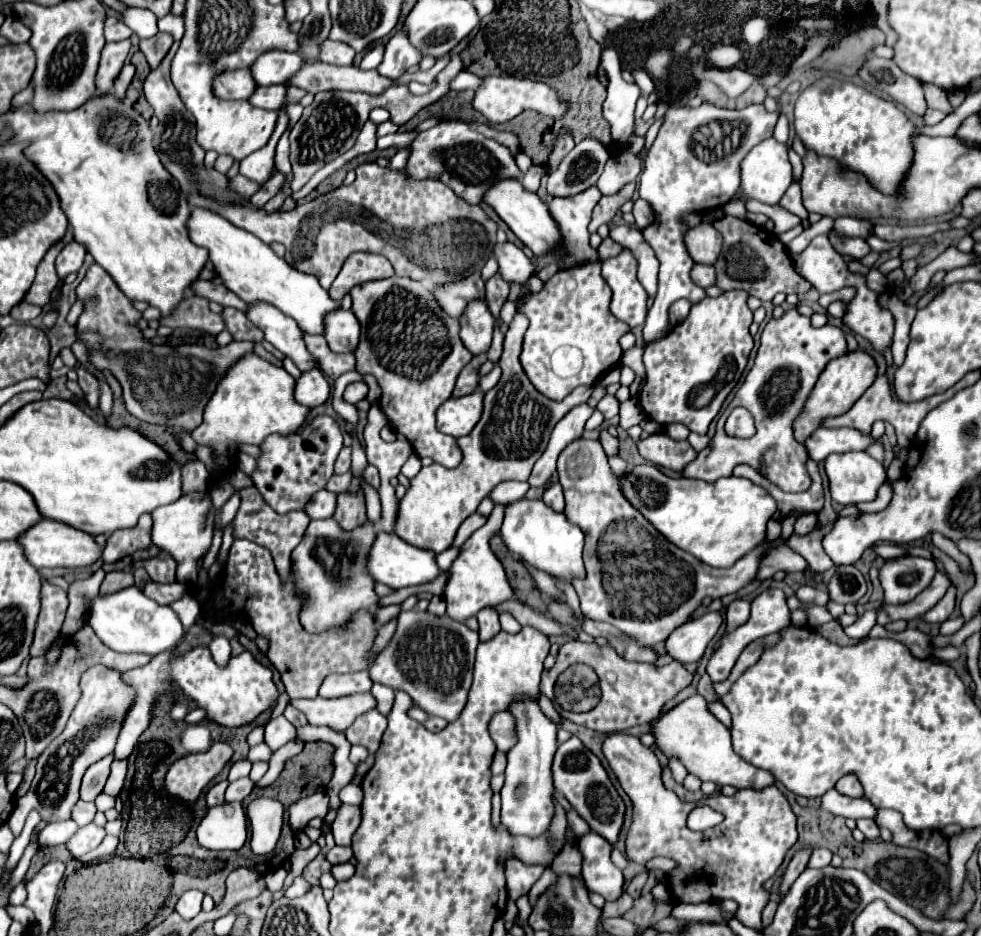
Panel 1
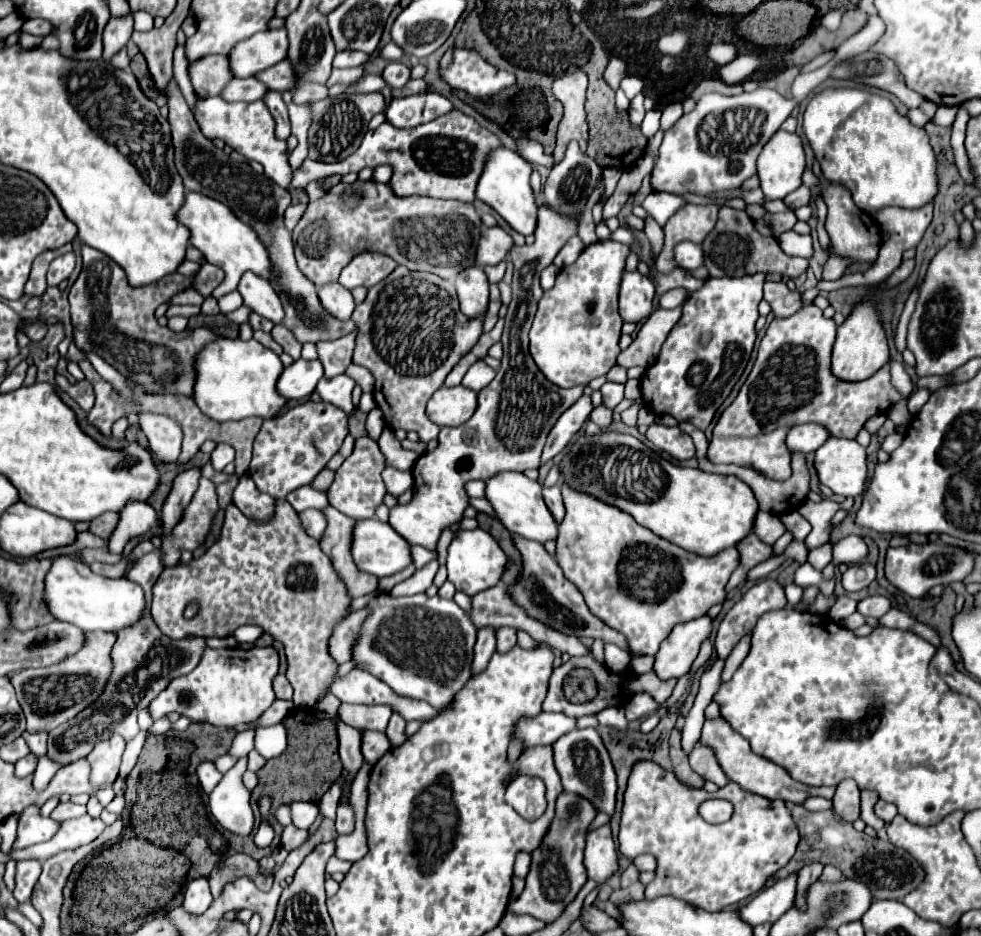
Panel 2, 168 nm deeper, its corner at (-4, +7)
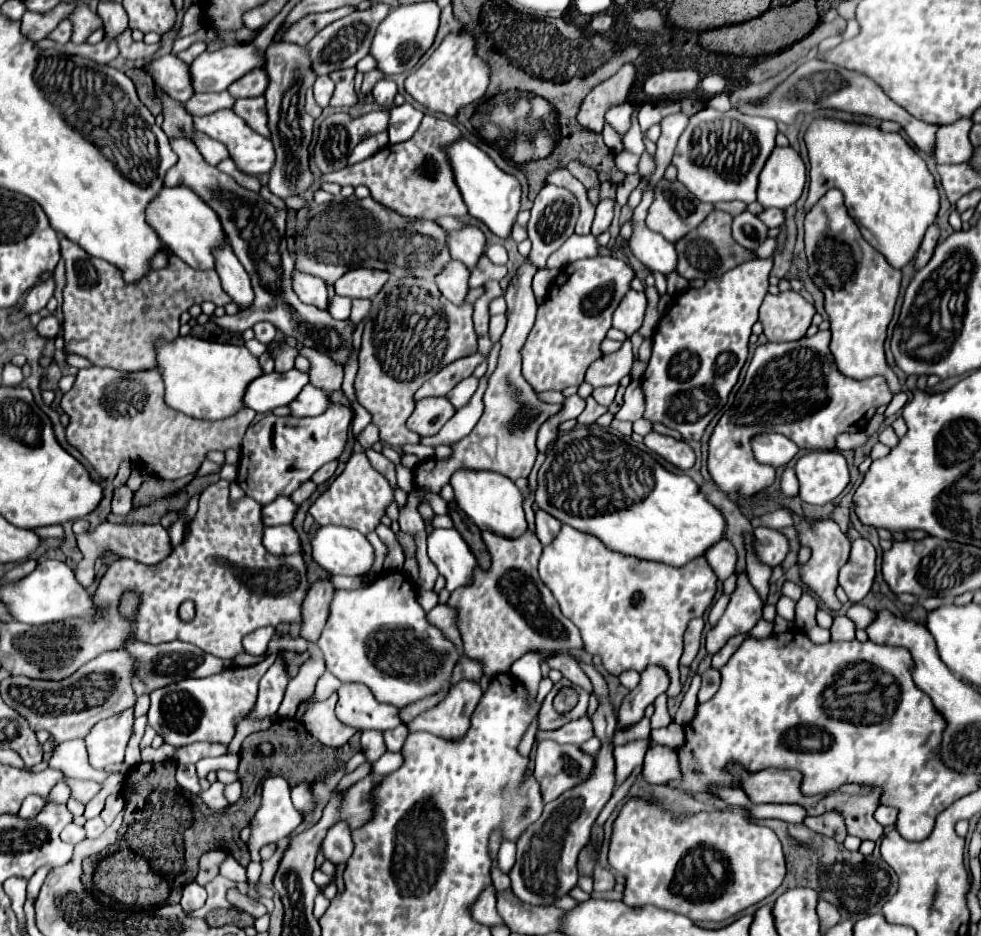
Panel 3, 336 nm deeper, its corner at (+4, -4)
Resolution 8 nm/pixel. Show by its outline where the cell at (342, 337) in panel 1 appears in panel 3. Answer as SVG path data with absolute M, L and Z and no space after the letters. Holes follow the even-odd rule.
M294 268L292 272L292 288L296 290L298 298L306 304L314 304L322 310L328 308L328 290L322 278L316 278L312 274L304 274Z

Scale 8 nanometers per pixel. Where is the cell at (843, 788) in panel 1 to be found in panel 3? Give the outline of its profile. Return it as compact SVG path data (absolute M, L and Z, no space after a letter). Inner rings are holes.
M828 812L822 816L814 816L814 818L804 818L804 824L818 834L834 838L836 842L844 842L844 838L846 838L844 820L836 812Z

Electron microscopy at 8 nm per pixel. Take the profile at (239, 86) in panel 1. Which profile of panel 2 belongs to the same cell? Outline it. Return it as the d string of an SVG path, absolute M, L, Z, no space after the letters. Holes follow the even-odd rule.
M208 55L190 67L190 77L196 95L212 97L232 81L232 67L226 55Z

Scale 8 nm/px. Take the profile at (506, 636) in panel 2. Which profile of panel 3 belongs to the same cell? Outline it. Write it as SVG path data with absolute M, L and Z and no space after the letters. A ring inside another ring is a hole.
M528 528L520 538L504 538L492 532L480 532L480 536L490 552L490 568L476 568L472 586L454 590L446 602L456 610L464 654L482 660L484 676L492 678L508 672L514 660L532 650L582 650L578 628L560 612L556 598L538 576L542 544L536 534Z

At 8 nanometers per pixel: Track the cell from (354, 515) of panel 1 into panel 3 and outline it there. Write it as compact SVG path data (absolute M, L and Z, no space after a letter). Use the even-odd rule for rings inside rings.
M320 580L308 590L304 600L304 622L302 622L300 638L308 640L310 644L316 644L328 620L332 596L334 596L334 586L330 584L330 580Z

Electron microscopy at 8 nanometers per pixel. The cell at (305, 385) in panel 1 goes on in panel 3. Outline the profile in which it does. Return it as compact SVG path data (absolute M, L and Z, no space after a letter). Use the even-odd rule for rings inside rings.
M296 368L284 374L260 374L260 378L254 378L248 384L244 406L252 408L254 412L272 412L278 406L288 406L308 382L308 374Z

